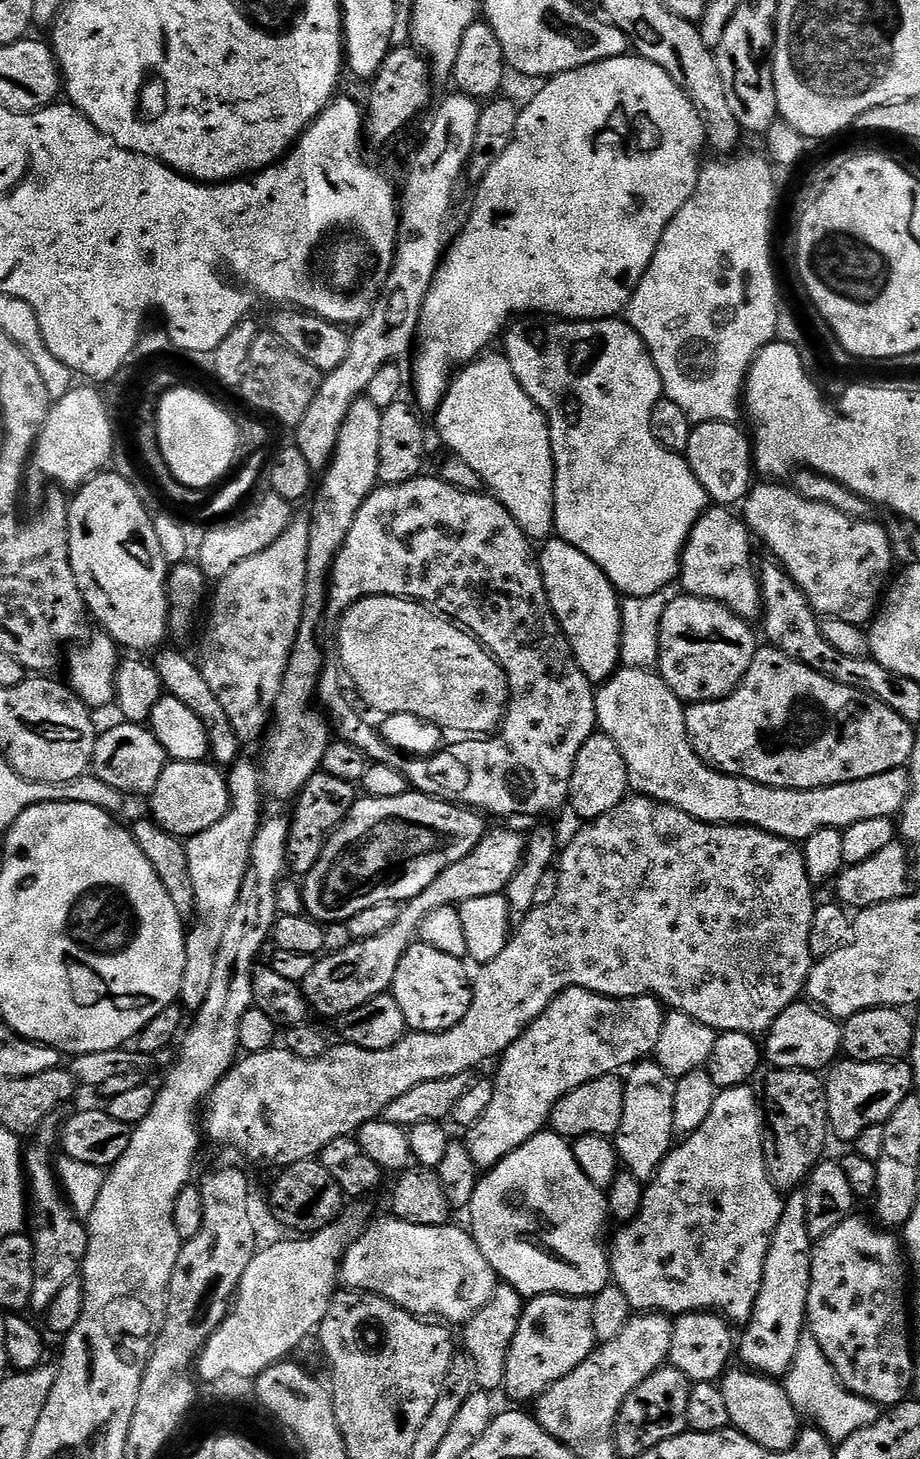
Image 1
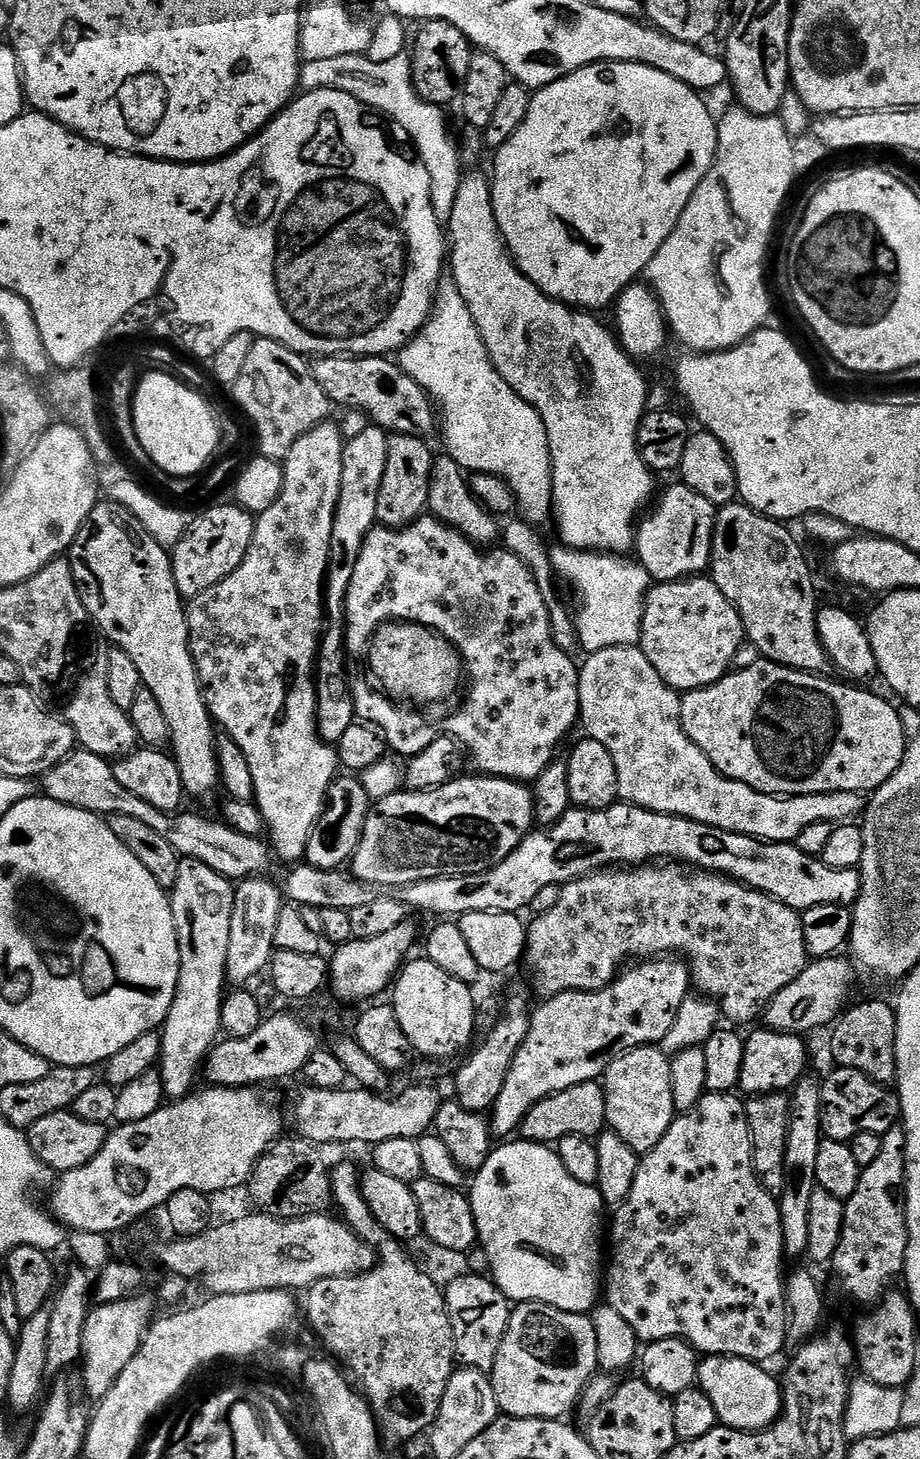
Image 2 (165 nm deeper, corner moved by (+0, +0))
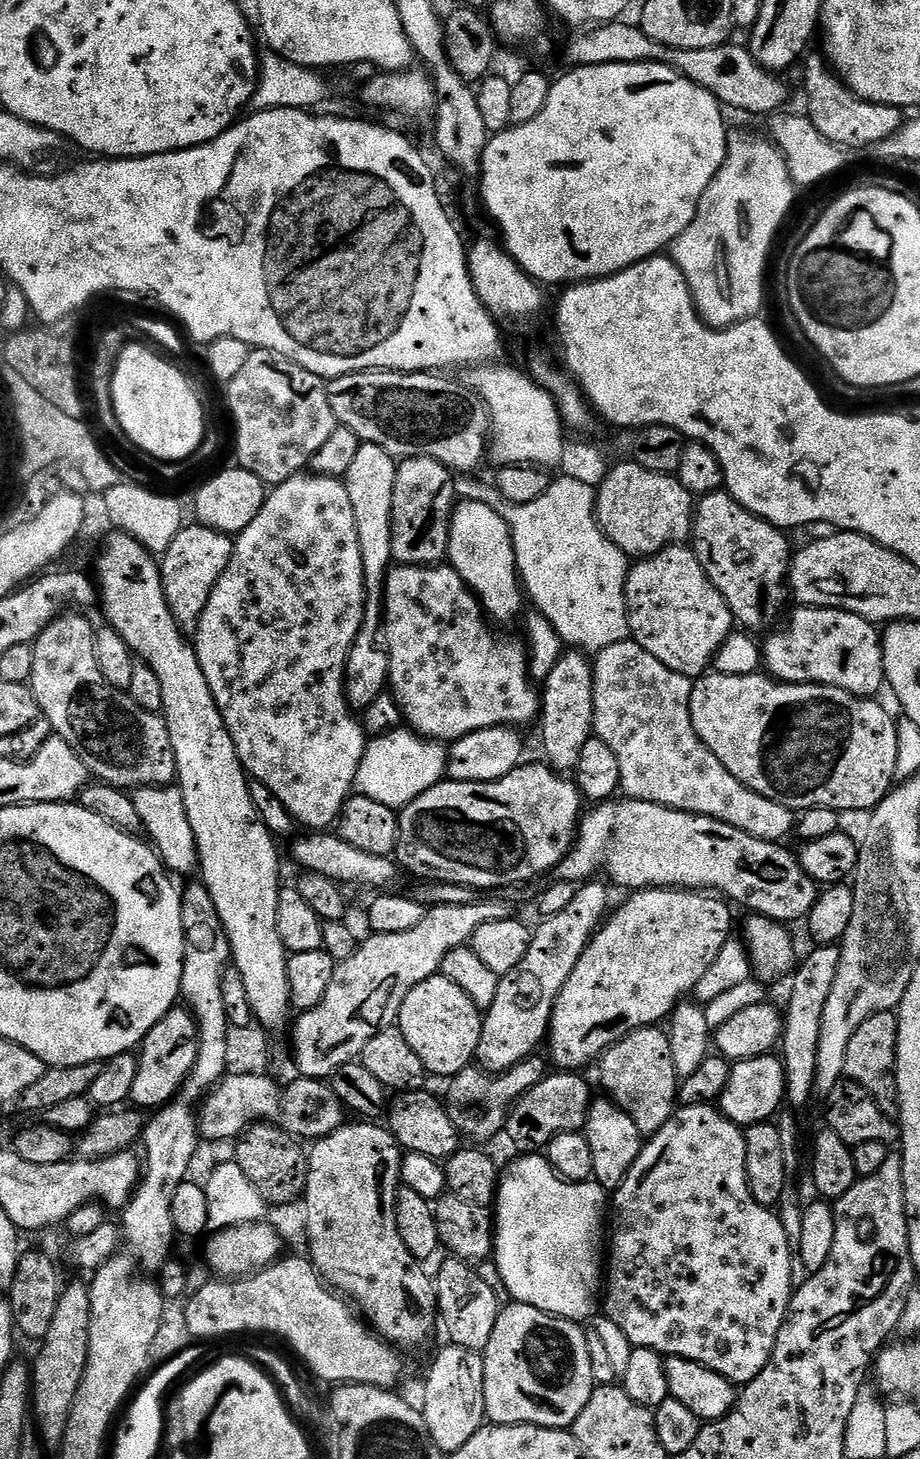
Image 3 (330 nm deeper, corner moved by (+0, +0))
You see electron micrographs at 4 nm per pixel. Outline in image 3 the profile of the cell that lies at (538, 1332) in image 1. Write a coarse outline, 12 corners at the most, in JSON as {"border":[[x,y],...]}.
{"border":[[501,1307],[492,1424],[571,1429],[597,1387],[577,1321]]}

